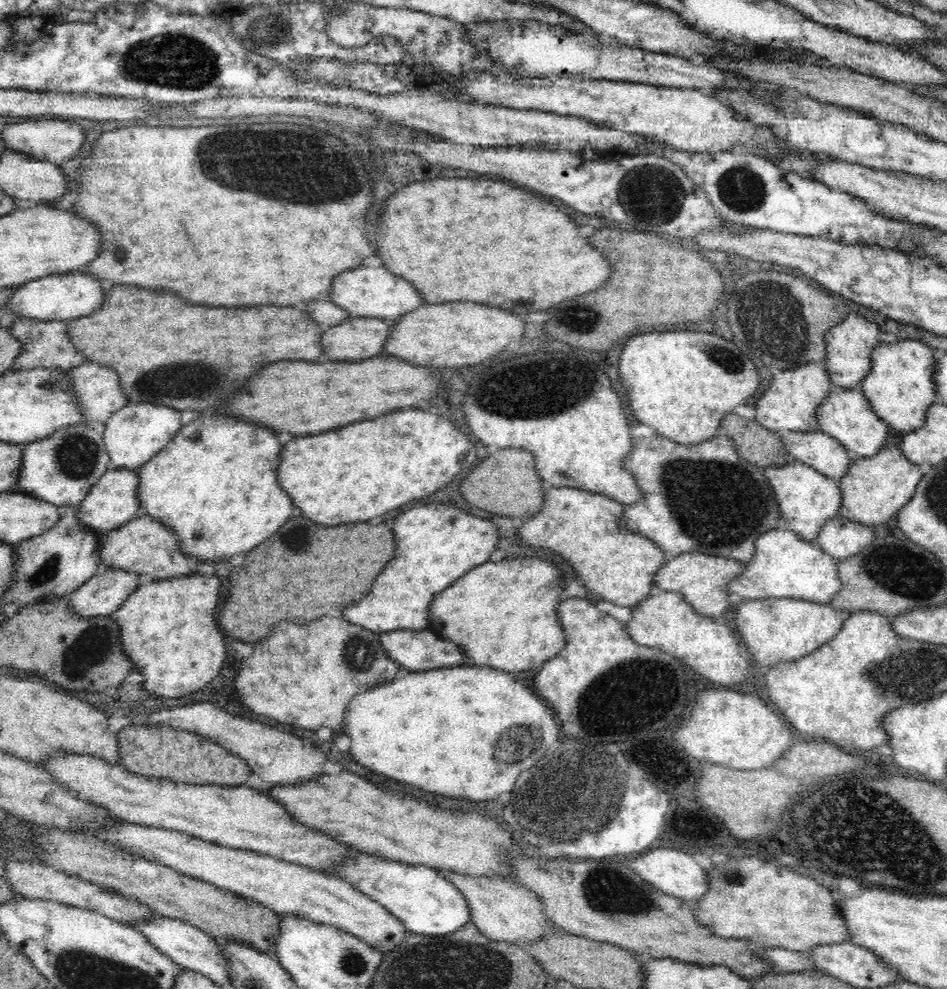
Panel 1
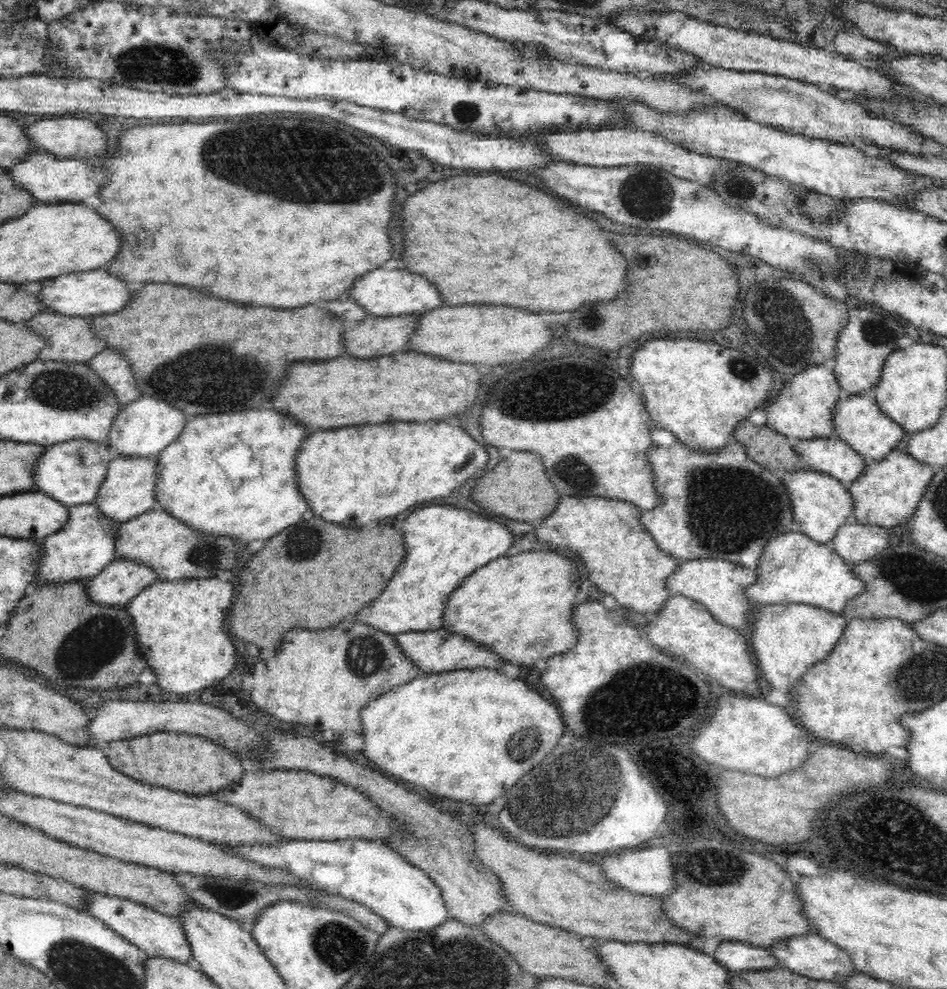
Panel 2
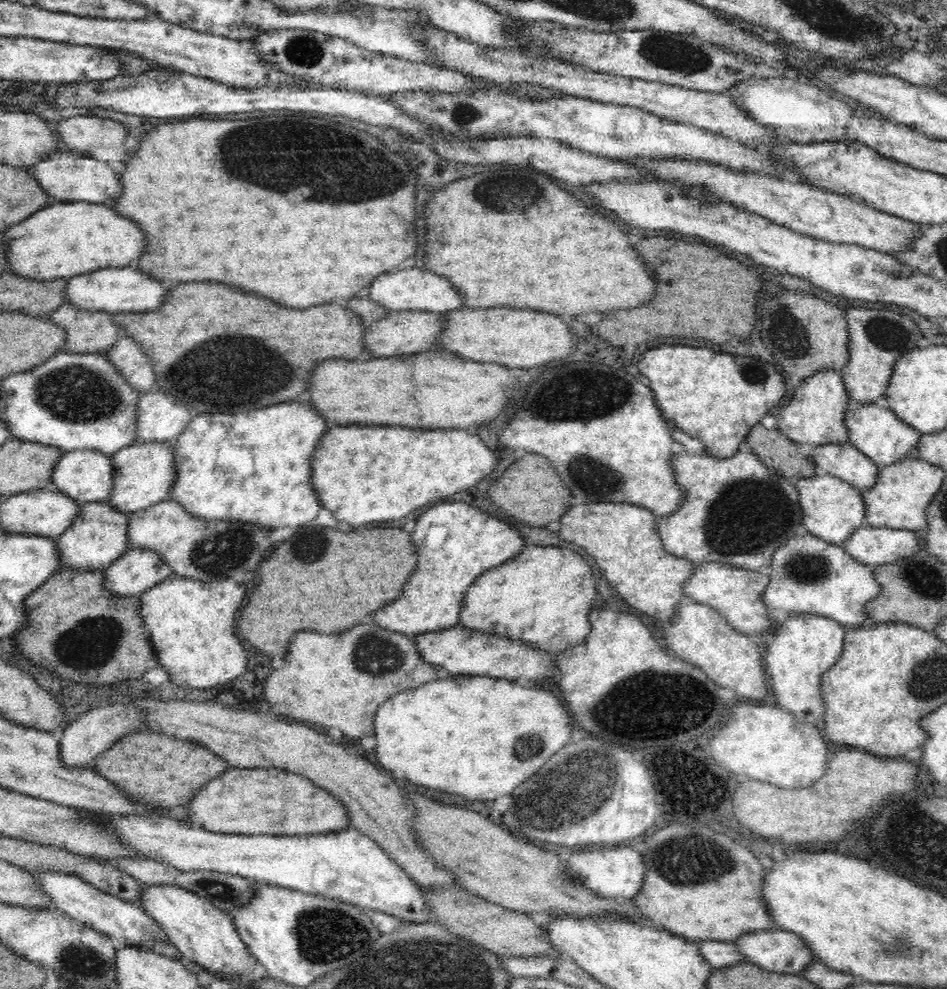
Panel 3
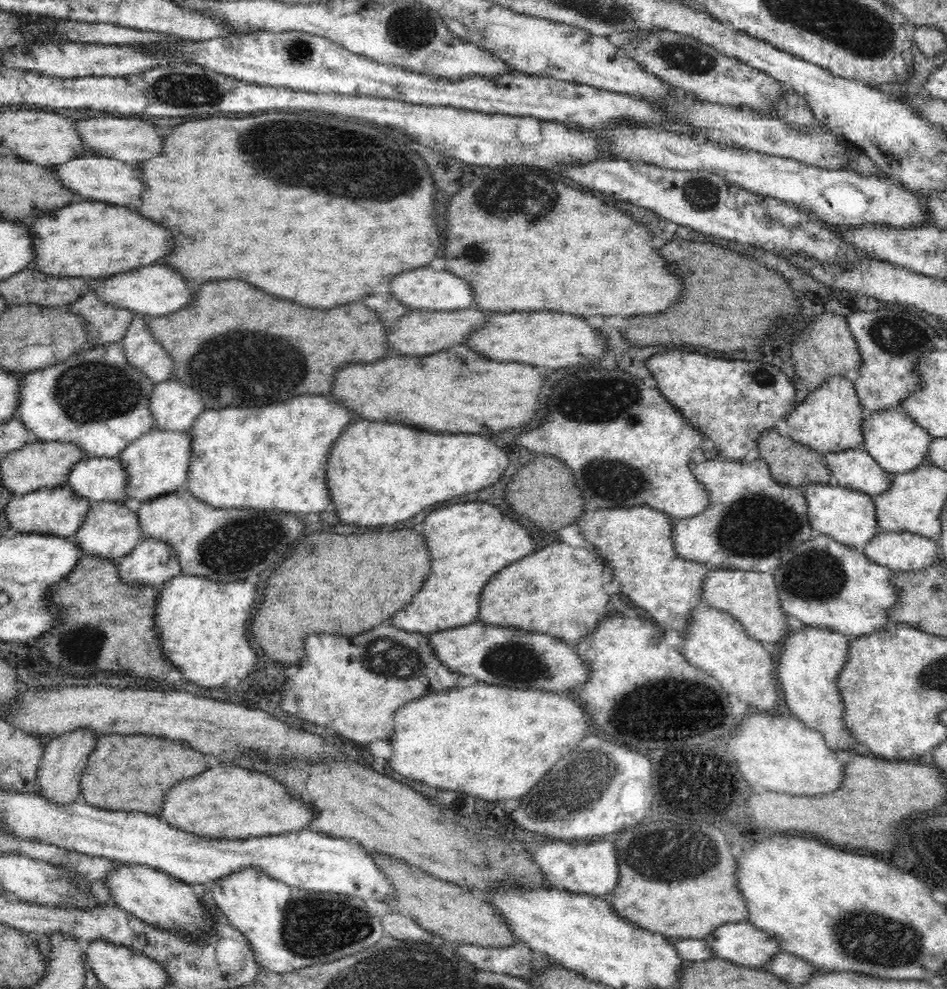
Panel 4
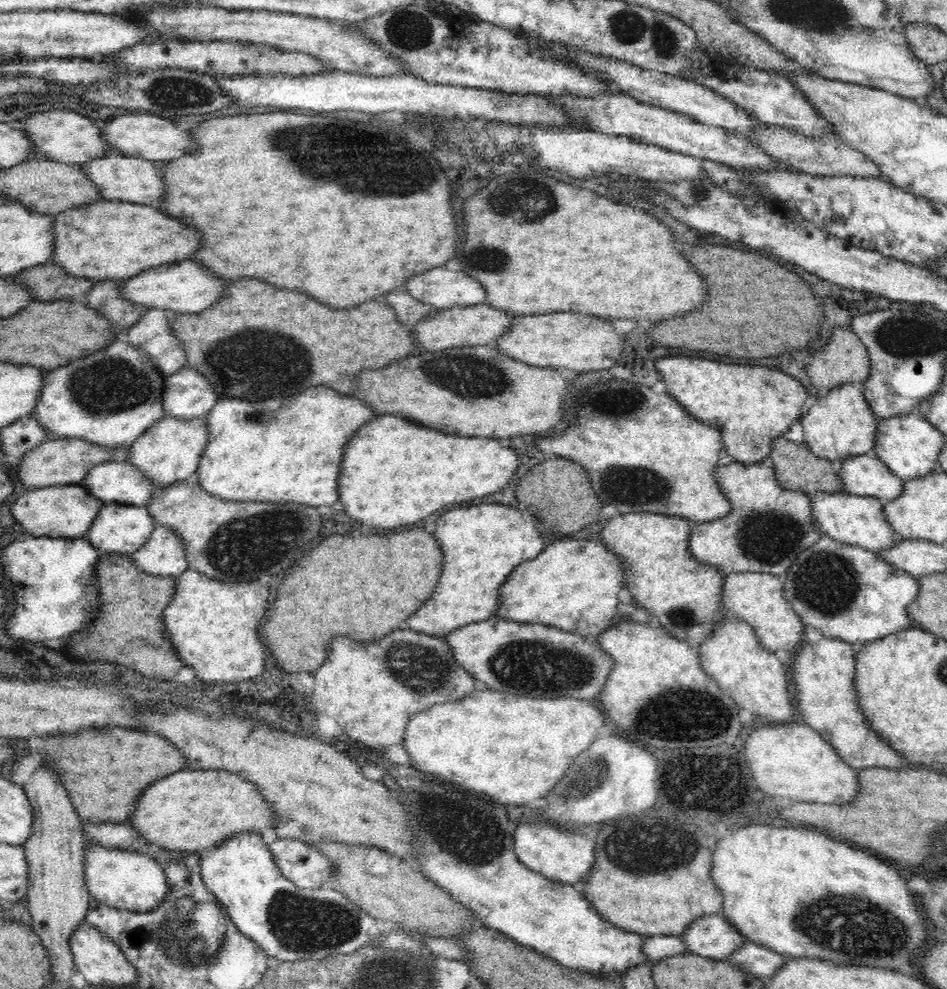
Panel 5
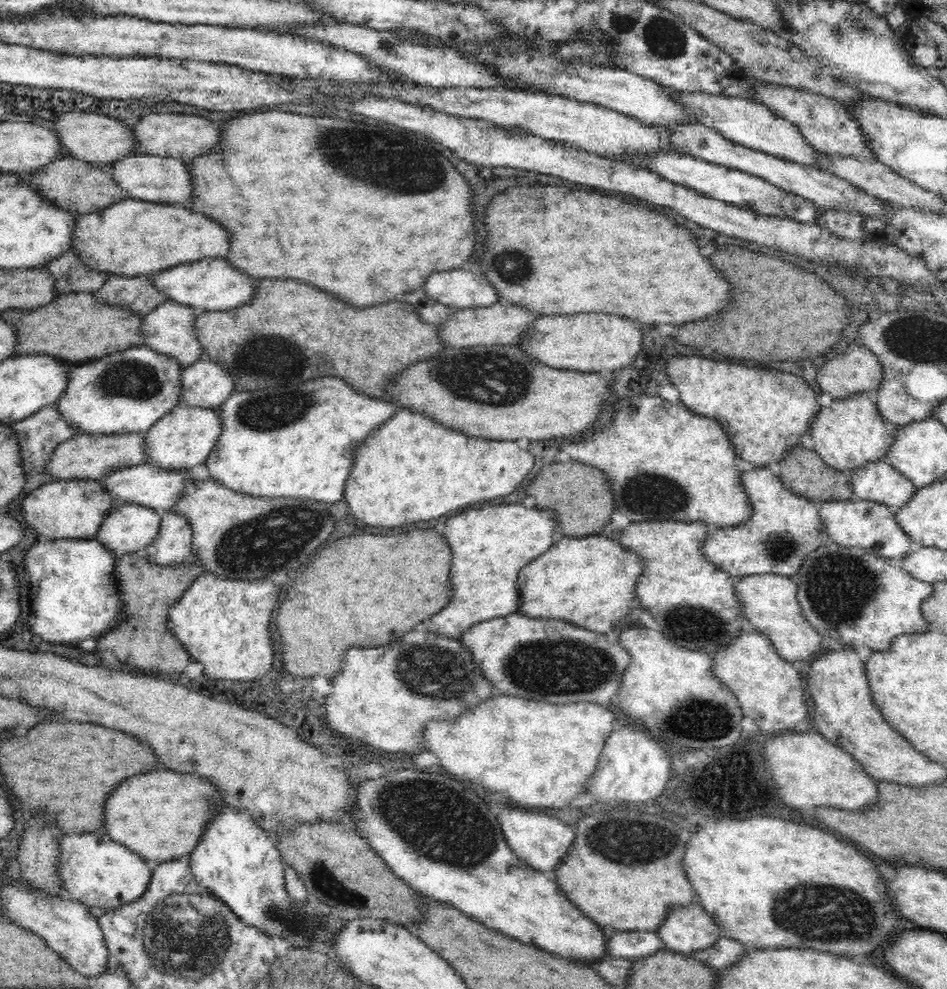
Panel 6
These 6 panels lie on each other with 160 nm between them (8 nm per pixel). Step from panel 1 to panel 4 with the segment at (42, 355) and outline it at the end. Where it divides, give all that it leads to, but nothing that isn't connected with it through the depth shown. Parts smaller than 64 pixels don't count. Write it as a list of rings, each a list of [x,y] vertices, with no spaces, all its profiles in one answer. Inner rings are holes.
[[[91,287],[86,289],[76,302],[71,303],[71,311],[84,317],[84,321],[86,321],[87,324],[90,347],[106,343],[121,342],[130,323],[133,322],[133,318],[135,317],[135,314],[131,310],[118,308],[100,300],[96,291]]]

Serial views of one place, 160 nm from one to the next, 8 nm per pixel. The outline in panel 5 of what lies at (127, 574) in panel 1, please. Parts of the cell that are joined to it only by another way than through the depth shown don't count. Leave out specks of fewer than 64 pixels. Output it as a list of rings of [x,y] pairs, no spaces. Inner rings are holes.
[[[155,523],[150,540],[131,554],[135,565],[158,576],[179,576],[189,568],[183,540],[165,524]]]

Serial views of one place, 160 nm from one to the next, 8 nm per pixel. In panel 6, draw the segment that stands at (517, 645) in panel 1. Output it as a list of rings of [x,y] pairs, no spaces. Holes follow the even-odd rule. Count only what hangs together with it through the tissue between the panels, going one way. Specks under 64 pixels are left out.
[[[606,536],[596,538],[564,538],[556,542],[548,552],[538,556],[520,572],[520,603],[518,612],[532,618],[560,618],[576,626],[606,634],[616,628],[616,624],[626,618],[632,610],[632,600],[636,598],[636,583],[644,570],[645,562],[641,556],[628,552],[616,540]]]

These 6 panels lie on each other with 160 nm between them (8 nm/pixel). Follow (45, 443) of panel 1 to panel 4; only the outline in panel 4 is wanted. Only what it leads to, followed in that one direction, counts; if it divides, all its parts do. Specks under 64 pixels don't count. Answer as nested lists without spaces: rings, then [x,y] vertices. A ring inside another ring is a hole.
[[[87,457],[70,471],[68,485],[82,498],[124,503],[134,512],[141,502],[127,496],[128,477],[121,460]]]

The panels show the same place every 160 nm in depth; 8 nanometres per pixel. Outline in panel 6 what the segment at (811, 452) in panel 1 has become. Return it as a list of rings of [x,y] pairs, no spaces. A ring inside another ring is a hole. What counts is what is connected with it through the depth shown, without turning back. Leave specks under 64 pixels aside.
[[[887,460],[868,463],[862,468],[853,470],[849,475],[853,488],[852,501],[871,500],[888,506],[893,513],[903,509],[917,493],[915,484],[900,474]]]

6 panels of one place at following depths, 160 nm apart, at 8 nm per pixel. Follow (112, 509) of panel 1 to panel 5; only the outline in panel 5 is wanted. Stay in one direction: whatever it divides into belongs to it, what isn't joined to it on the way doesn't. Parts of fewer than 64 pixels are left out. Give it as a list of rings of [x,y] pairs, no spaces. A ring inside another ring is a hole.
[[[166,415],[136,439],[129,452],[129,461],[154,484],[158,484],[158,488],[165,487],[197,473],[208,437],[208,425],[204,417],[184,420]]]

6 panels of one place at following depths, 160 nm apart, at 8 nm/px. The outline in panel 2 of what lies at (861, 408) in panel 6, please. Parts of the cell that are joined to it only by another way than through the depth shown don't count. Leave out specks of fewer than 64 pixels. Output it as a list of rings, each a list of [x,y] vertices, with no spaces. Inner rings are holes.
[[[812,365],[785,381],[780,396],[768,404],[767,425],[786,437],[821,439],[835,432],[833,410],[835,404],[844,397],[831,365]]]

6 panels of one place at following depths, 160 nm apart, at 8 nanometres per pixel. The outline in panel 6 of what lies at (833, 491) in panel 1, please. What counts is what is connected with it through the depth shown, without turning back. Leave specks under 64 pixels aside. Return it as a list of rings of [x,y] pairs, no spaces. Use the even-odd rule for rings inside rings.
[[[871,500],[826,501],[820,503],[819,515],[830,542],[840,546],[860,547],[897,563],[914,550],[910,537],[900,528],[895,513],[884,504]]]

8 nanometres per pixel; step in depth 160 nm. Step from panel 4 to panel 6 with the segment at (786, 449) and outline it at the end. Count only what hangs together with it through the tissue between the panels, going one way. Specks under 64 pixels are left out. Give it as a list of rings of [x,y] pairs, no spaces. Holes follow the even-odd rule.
[[[794,447],[781,463],[779,479],[789,491],[814,501],[820,509],[820,503],[826,501],[850,501],[853,495],[851,477],[849,474],[829,467],[816,454],[816,451],[807,447]]]

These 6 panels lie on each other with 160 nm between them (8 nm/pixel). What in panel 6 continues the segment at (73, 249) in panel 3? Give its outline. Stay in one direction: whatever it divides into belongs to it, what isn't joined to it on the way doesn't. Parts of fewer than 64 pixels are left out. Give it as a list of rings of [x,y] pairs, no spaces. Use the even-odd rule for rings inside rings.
[[[126,198],[101,211],[79,215],[75,220],[72,247],[88,267],[128,277],[154,276],[180,264],[228,254],[228,232],[216,220],[176,206]]]

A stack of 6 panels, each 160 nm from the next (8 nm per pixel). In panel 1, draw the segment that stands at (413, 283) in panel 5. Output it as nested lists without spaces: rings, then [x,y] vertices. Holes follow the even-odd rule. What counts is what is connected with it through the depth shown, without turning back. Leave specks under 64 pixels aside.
[[[356,268],[338,276],[330,298],[341,306],[352,317],[383,319],[386,322],[397,322],[404,314],[415,311],[425,304],[416,292],[416,288],[400,276],[394,276],[386,268]]]

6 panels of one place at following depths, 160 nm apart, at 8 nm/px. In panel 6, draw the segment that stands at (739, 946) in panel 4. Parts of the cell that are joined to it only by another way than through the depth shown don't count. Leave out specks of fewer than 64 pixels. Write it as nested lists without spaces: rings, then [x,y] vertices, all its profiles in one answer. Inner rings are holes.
[[[697,903],[684,904],[684,906],[672,906],[668,908],[664,920],[660,922],[660,926],[654,930],[654,933],[660,937],[662,945],[669,951],[676,953],[690,954],[696,950],[704,950],[708,946],[712,946],[720,936],[720,929],[712,919],[712,916]]]

